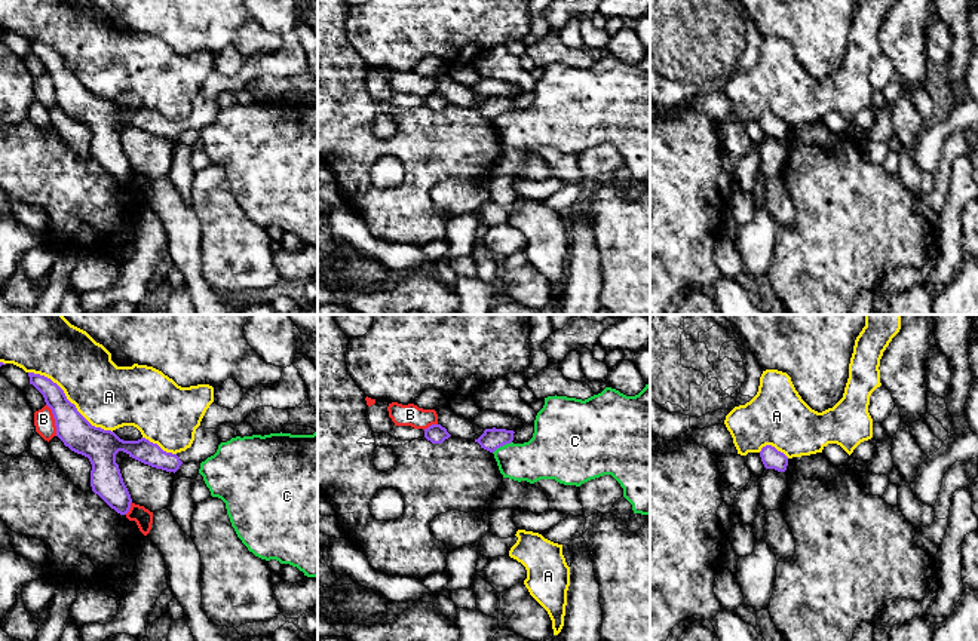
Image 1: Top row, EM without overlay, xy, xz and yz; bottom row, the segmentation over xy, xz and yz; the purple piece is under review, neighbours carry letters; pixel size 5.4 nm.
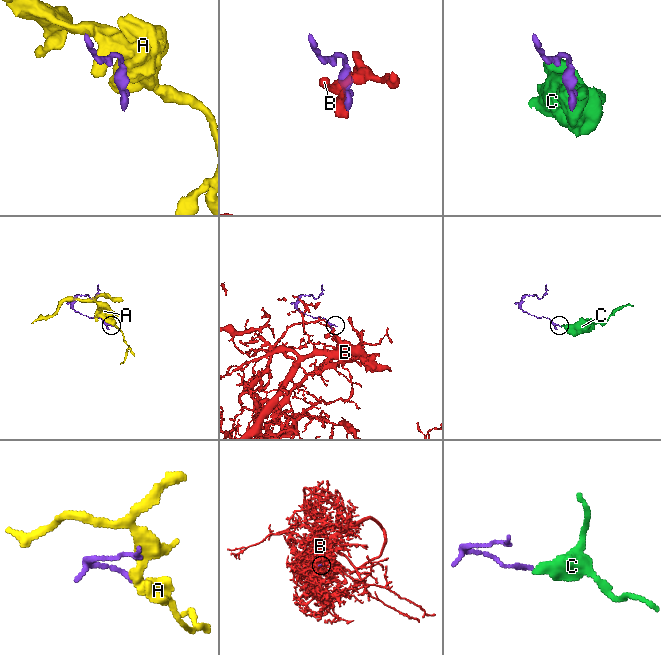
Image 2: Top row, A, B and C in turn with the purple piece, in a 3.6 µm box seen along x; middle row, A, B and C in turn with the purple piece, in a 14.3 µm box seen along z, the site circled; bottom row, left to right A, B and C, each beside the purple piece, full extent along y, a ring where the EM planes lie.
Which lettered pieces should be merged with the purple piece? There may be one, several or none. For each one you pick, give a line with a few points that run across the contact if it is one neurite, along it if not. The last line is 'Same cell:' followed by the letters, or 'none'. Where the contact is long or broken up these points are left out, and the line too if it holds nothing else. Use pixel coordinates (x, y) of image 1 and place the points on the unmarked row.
Same cell: none

